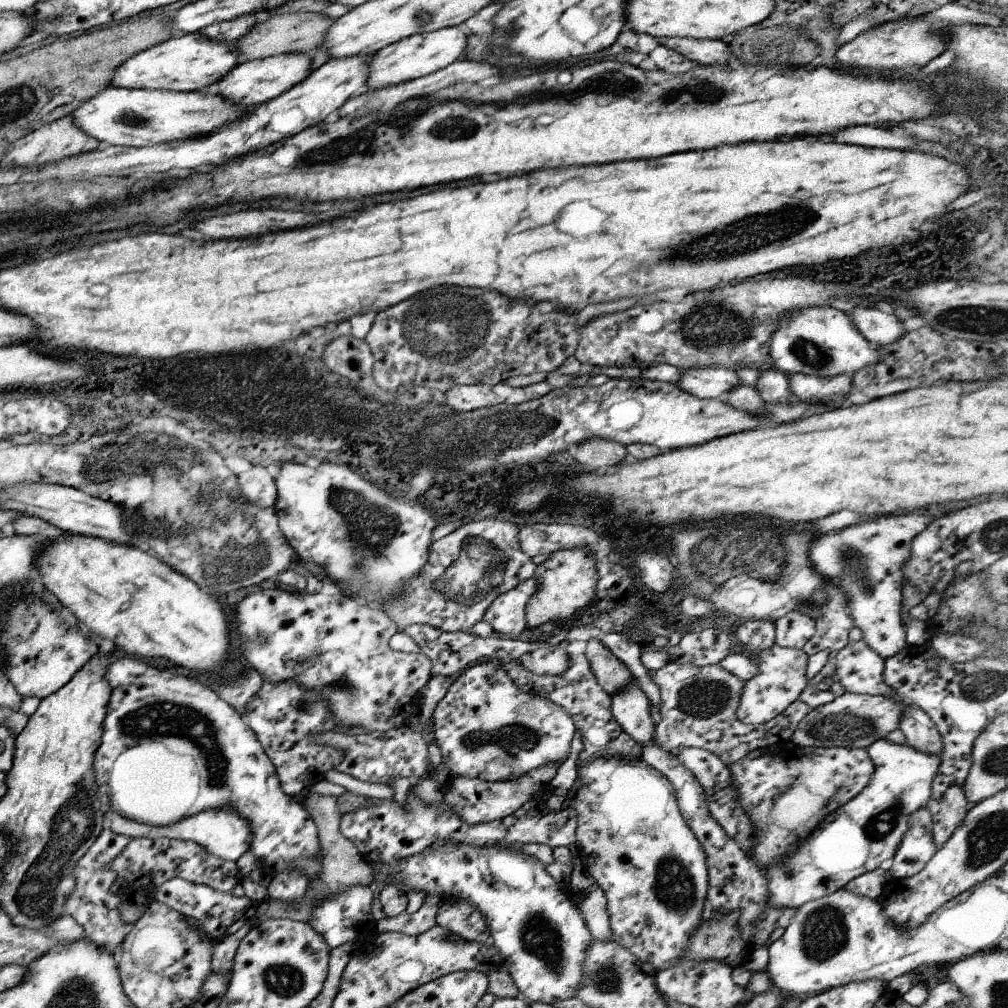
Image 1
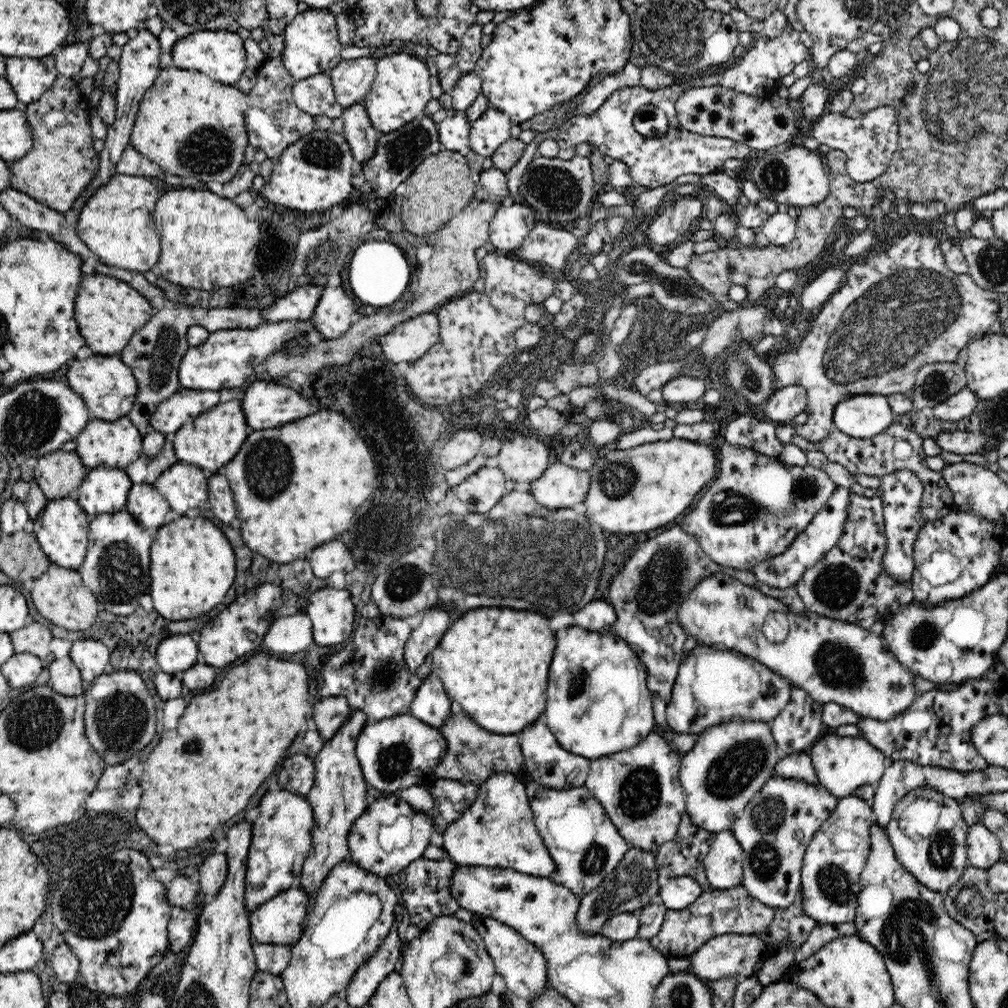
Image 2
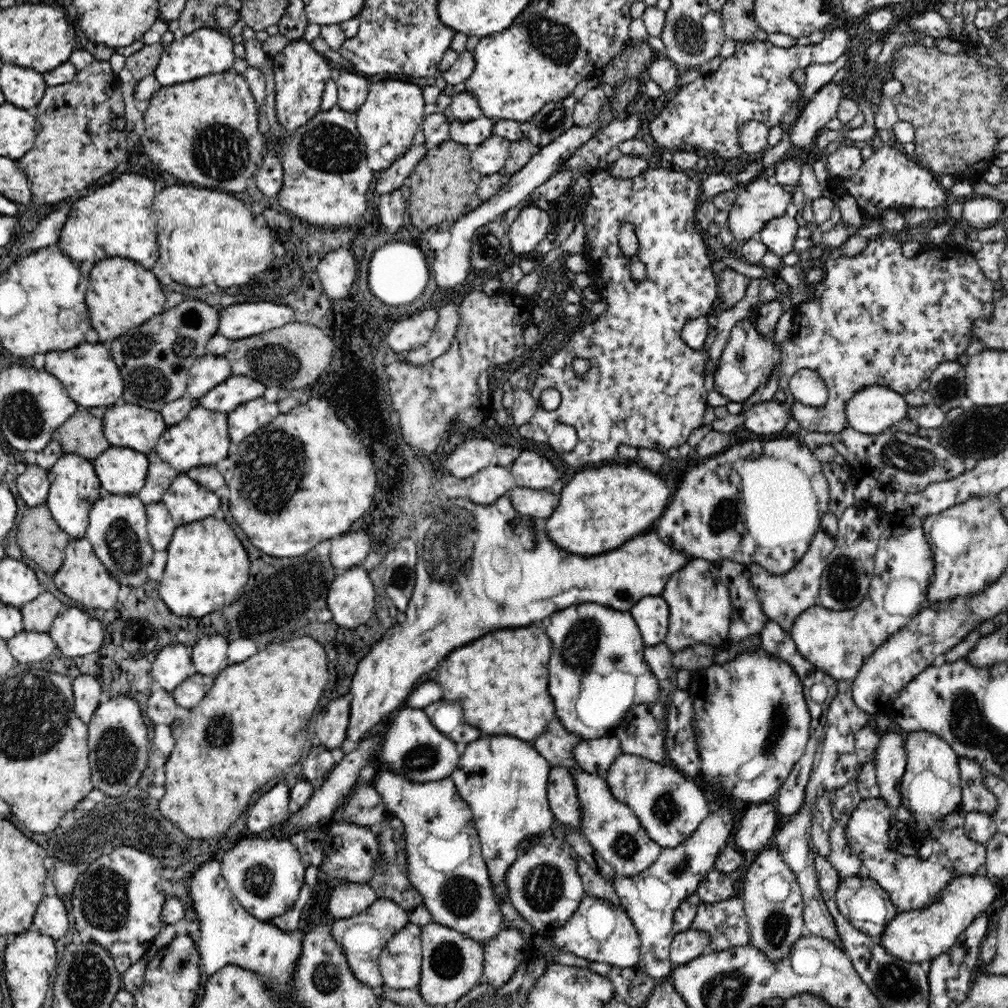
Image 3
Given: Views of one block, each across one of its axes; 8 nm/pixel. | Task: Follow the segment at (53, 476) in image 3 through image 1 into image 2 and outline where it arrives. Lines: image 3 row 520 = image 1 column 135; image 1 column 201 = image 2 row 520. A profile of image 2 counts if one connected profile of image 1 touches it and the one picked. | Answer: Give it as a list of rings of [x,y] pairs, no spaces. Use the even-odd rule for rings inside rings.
[[[75,495],[48,504],[38,514],[38,518],[30,525],[30,530],[39,542],[41,551],[56,567],[78,571],[84,563],[88,550],[89,520],[80,508]]]

